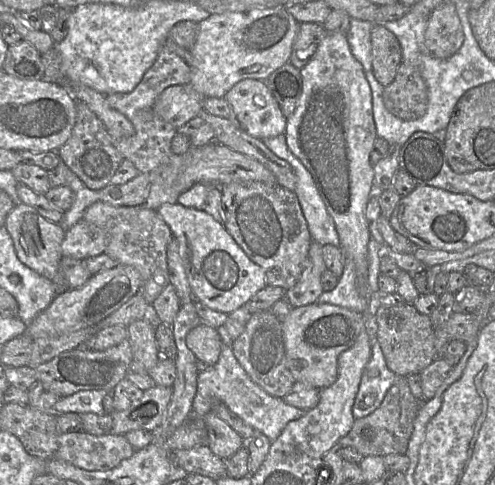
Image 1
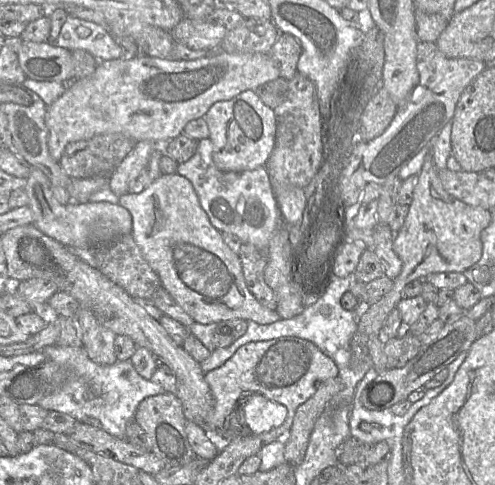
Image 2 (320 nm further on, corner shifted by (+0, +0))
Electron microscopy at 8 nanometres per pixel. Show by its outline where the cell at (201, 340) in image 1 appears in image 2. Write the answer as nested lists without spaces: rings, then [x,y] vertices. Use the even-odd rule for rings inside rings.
[[[287,336],[266,341],[248,342],[240,346],[222,366],[205,374],[205,381],[209,385],[214,397],[214,408],[208,414],[205,424],[208,424],[212,431],[220,430],[229,416],[233,415],[233,419],[235,420],[244,418],[241,405],[246,404],[245,399],[252,396],[261,396],[269,401],[275,401],[285,406],[286,416],[282,423],[258,436],[263,444],[268,444],[275,440],[283,440],[291,428],[297,408],[315,394],[322,382],[336,378],[337,376],[338,368],[335,362],[316,345],[305,339]]]

